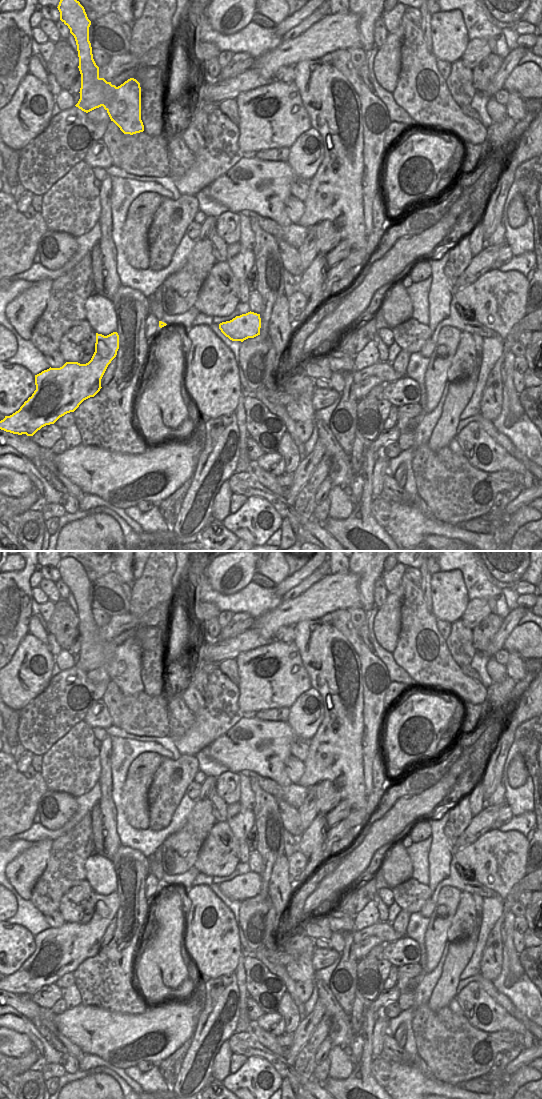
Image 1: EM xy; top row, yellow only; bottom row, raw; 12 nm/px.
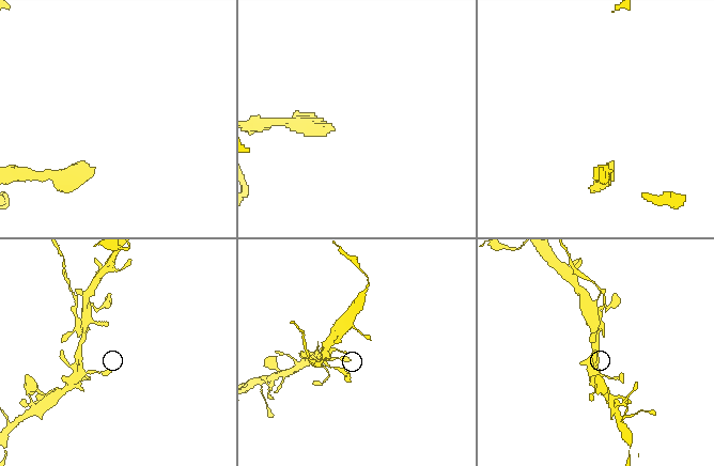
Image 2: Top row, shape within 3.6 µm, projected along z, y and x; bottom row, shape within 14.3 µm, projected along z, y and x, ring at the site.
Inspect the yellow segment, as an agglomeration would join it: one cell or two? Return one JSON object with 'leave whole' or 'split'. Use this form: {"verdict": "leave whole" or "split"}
{"verdict": "split"}

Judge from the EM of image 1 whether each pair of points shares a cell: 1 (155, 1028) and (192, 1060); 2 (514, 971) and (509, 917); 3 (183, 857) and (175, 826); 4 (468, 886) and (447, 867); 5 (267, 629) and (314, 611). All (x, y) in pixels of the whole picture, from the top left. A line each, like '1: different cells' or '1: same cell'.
1: different cells
2: same cell
3: different cells
4: same cell
5: same cell

